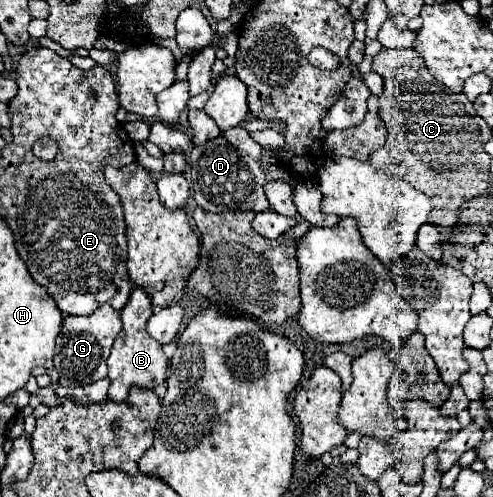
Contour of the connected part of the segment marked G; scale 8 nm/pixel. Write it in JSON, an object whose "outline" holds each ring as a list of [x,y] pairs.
{"outline":[[[109,303],[97,307],[91,315],[69,315],[63,319],[63,329],[57,337],[55,347],[55,369],[59,373],[59,385],[63,387],[79,387],[89,385],[89,381],[107,377],[107,357],[111,345],[119,331],[123,329],[119,311],[115,311]]]}

